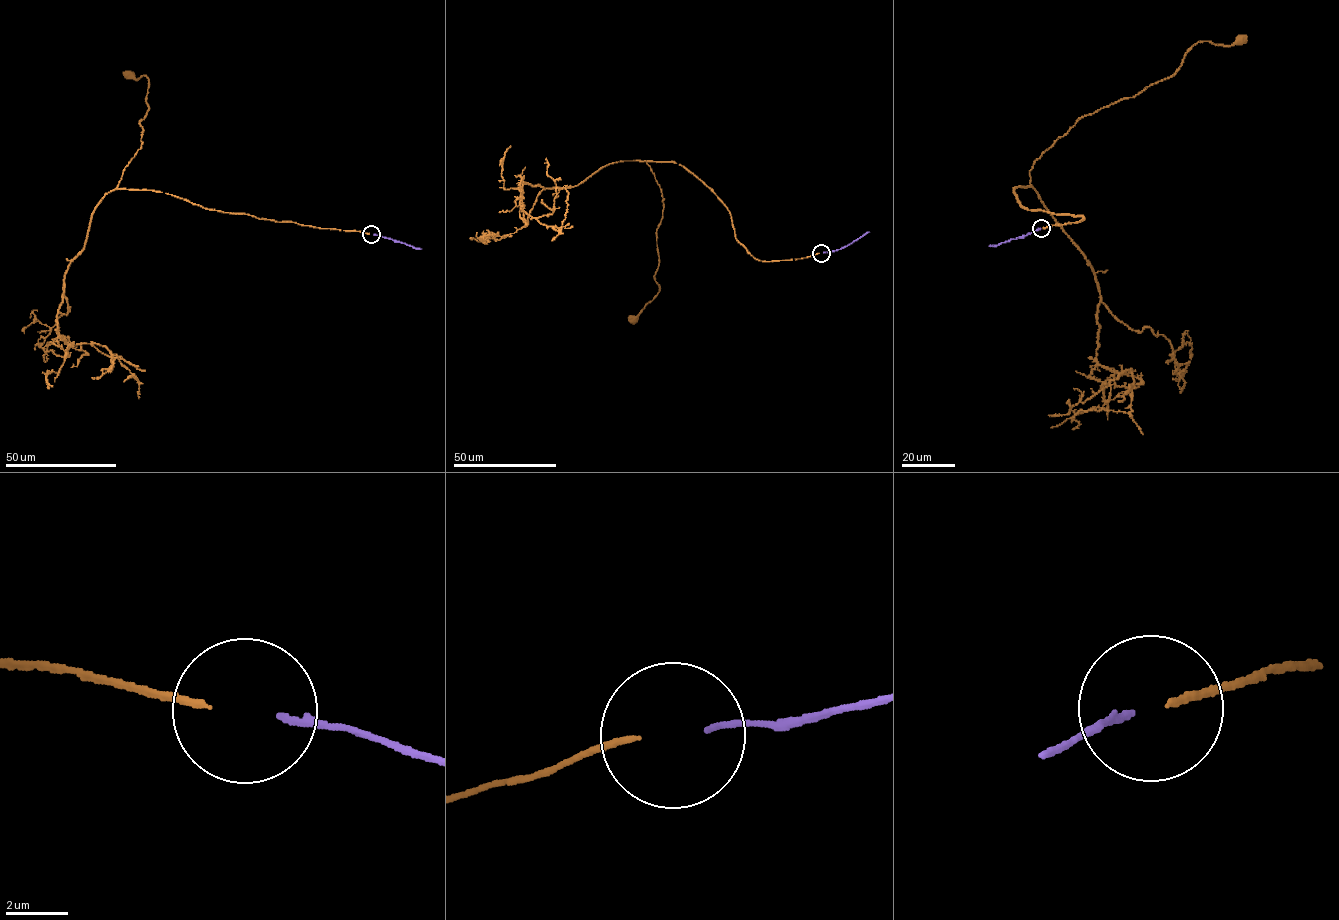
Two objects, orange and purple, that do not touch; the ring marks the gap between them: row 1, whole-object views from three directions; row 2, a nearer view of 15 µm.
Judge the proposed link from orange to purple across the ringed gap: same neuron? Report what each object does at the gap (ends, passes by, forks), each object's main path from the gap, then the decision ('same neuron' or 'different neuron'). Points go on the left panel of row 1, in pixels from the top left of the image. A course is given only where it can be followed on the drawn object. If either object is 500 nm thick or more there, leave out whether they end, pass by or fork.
orange ends; purple ends; course orange (369, 234), (117, 188), (140, 149), (139, 122), (148, 111), (149, 80), (129, 75); course purple (374, 234), (422, 248); same neuron

